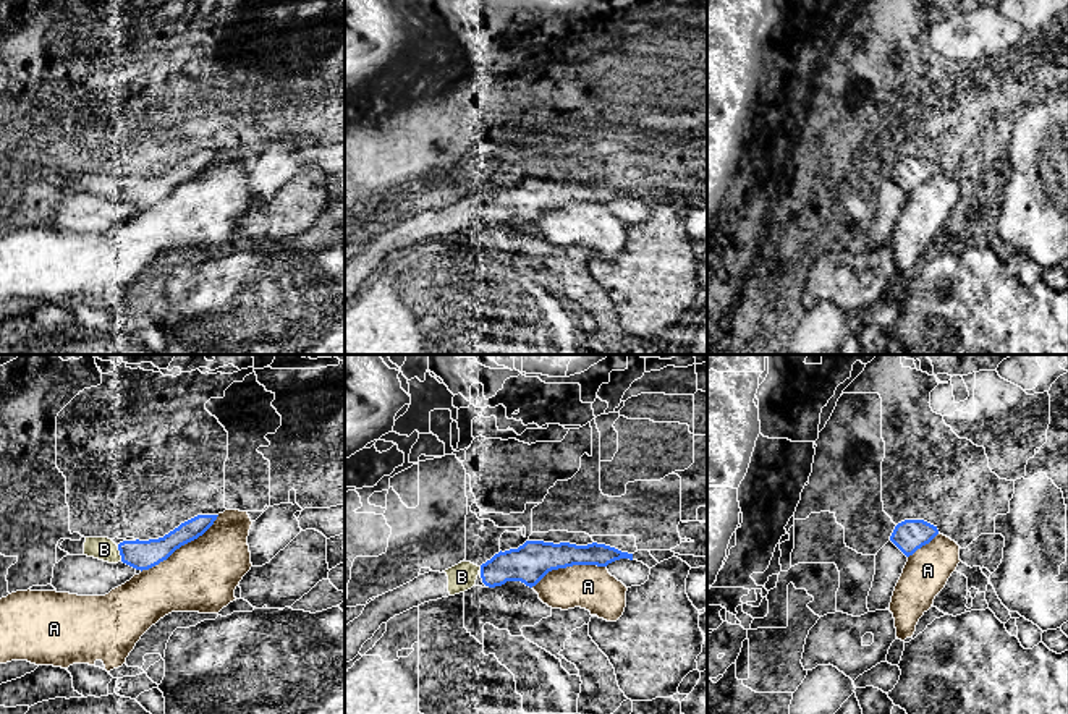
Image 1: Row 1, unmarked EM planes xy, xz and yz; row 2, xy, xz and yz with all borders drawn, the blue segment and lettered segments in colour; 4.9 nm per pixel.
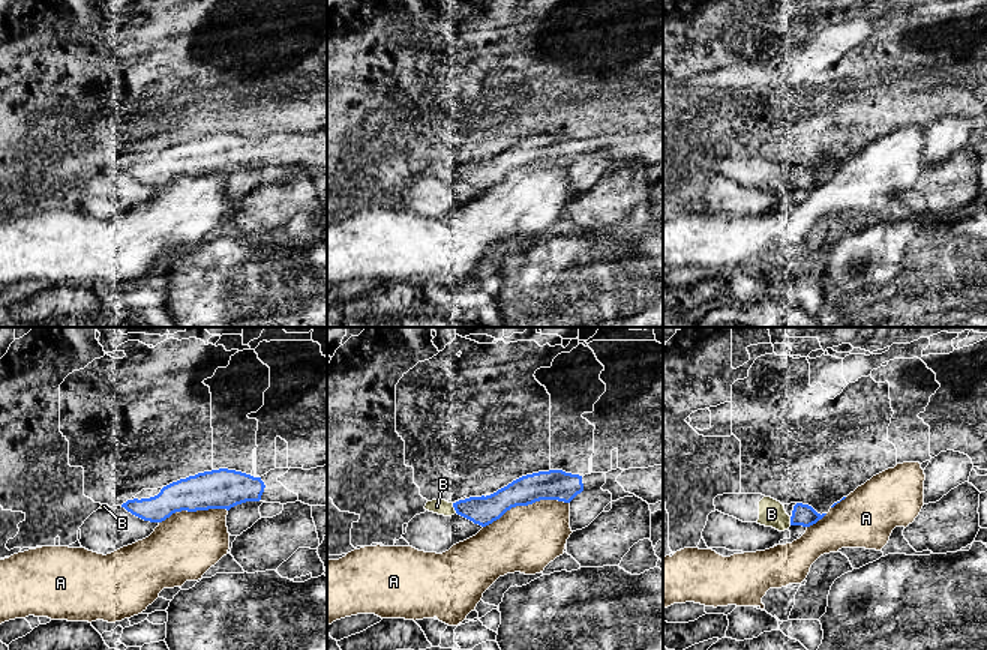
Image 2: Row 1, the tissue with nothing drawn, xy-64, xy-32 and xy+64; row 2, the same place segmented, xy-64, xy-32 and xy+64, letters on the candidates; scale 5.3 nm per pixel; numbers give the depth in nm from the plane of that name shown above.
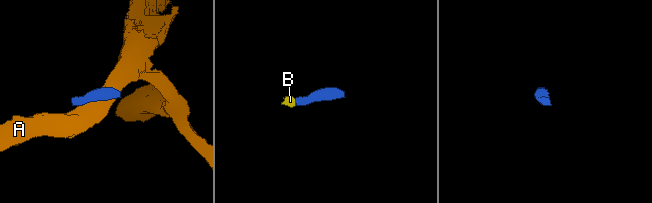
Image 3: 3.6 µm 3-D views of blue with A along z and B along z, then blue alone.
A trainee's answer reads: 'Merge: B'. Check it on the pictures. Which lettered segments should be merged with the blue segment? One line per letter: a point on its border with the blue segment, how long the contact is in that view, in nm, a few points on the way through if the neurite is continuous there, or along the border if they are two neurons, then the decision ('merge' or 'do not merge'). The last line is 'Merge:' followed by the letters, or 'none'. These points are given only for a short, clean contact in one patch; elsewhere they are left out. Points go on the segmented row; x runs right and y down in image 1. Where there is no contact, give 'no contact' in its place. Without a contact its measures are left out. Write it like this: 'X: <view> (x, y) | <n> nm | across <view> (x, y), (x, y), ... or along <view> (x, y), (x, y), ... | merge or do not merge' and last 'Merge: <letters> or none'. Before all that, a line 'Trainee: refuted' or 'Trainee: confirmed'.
Trainee: confirmed
A: xy (180, 546) | 480 nm | do not merge
B: xy (120, 554) | 80 nm | merge
Merge: B

